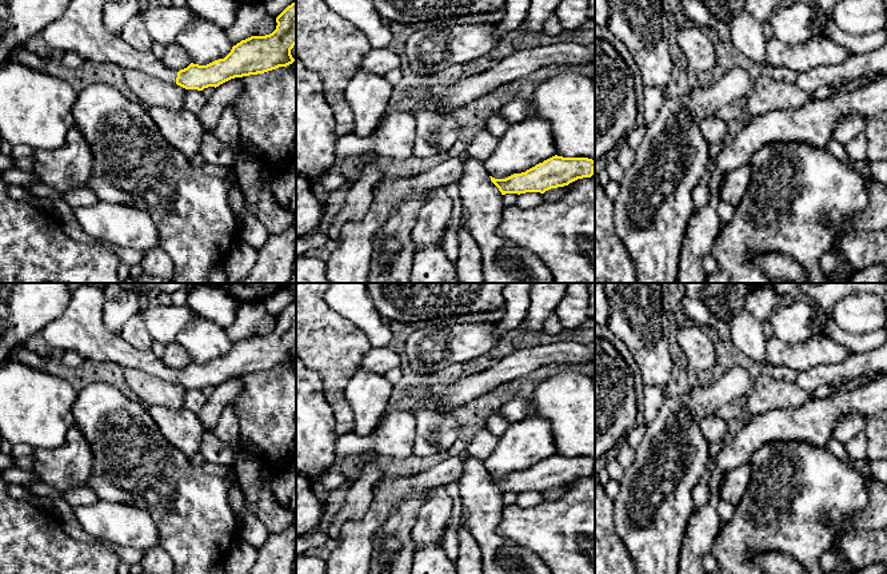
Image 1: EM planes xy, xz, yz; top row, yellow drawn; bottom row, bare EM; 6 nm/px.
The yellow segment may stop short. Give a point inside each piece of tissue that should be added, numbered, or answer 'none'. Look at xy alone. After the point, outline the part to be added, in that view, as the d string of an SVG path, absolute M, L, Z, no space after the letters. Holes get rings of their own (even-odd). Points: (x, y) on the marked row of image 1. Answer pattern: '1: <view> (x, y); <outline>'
1: xy (80, 30); M71 0L64 13L41 32L45 44L61 52L75 52L84 61L107 61L123 68L137 69L161 81L176 84L177 72L163 64L151 51L140 52L127 44L117 33L109 32L103 21L105 0Z

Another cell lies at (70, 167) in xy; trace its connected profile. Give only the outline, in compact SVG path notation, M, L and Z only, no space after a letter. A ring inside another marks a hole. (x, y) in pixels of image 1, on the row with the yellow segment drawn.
M77 127L67 133L60 148L35 148L32 159L31 172L59 194L87 187L93 167L91 147Z

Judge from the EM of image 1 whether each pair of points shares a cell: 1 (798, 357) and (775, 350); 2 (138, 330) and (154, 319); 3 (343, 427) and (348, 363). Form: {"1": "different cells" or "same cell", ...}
{"1": "same cell", "2": "different cells", "3": "same cell"}

